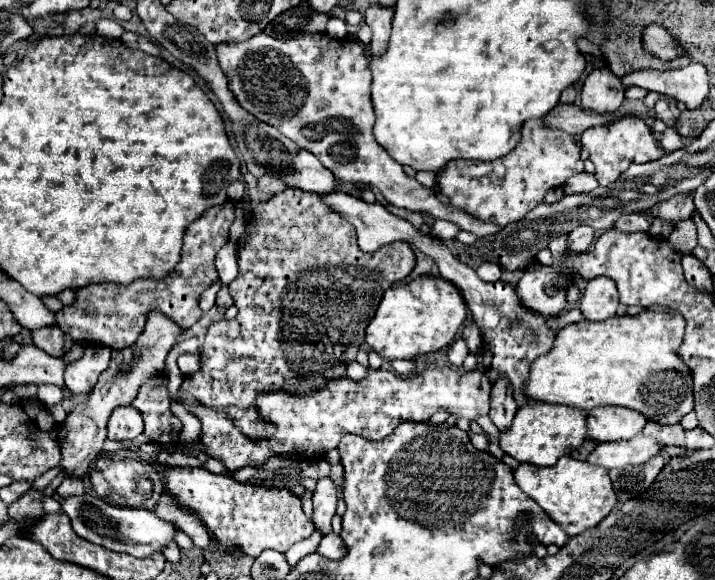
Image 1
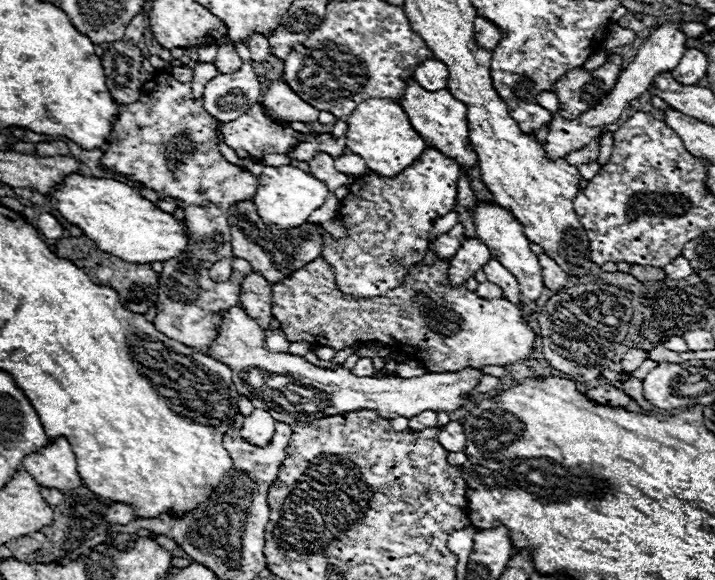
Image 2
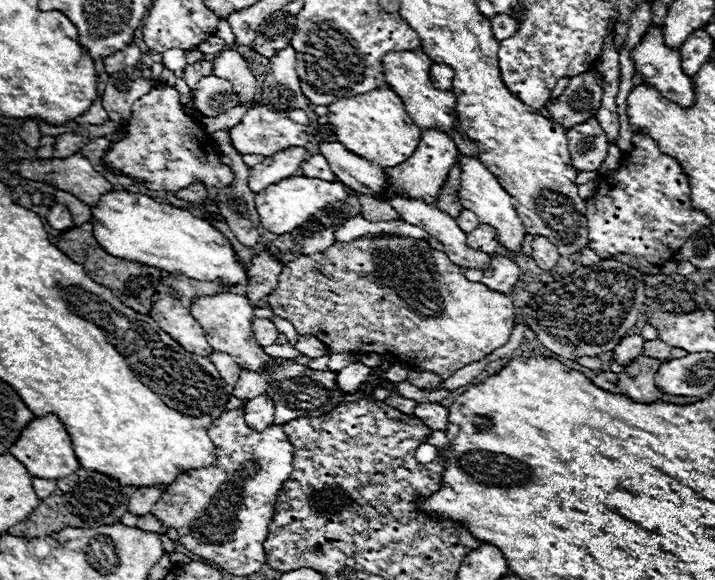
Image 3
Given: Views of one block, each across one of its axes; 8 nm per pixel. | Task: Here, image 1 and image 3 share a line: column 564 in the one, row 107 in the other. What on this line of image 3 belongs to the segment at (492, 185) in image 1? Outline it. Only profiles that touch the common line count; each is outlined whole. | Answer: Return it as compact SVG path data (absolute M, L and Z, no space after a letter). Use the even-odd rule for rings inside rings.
M166 86L152 88L132 106L132 118L126 126L126 136L110 146L104 162L112 170L144 180L148 190L178 192L192 182L204 182L212 192L206 204L210 212L216 214L216 190L222 190L222 186L232 182L232 172L228 166L220 166L220 158L216 158L212 138L182 110L180 94Z

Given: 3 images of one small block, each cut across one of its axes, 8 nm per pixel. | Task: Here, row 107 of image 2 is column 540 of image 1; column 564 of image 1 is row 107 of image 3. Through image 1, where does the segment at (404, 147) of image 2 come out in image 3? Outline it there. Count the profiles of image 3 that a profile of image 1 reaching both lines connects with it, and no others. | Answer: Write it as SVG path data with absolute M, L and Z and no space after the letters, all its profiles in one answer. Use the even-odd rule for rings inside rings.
M378 86L366 94L356 94L350 98L340 98L328 106L328 122L340 144L360 158L382 168L392 168L402 164L412 156L420 142L420 128L412 122L406 112L404 102L396 96L390 86Z

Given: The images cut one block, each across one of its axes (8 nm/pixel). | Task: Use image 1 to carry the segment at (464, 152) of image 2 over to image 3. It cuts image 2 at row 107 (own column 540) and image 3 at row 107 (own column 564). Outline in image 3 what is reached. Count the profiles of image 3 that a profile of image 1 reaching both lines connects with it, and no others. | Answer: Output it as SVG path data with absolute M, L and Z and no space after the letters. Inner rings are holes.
M404 50L404 52L388 52L382 58L382 68L384 68L384 78L388 86L402 98L406 104L406 110L416 122L416 126L424 128L440 128L450 134L456 122L456 98L452 92L444 92L434 88L430 80L430 66L432 60L424 54L424 50Z

